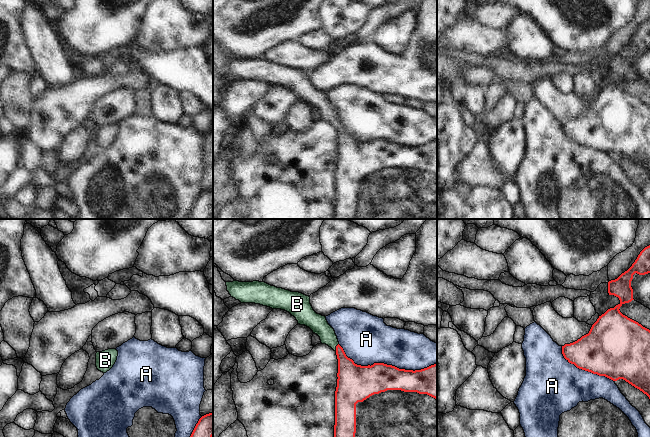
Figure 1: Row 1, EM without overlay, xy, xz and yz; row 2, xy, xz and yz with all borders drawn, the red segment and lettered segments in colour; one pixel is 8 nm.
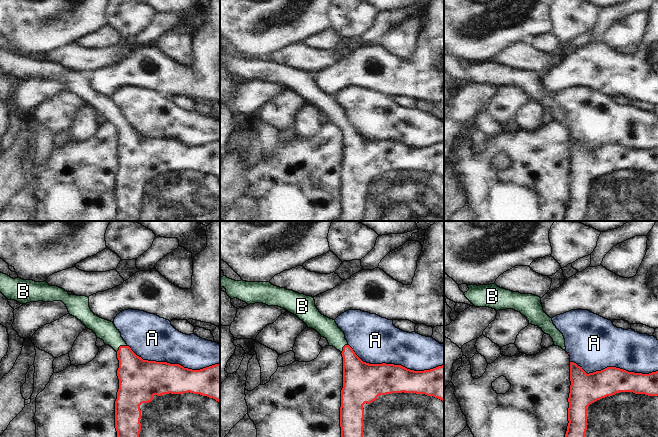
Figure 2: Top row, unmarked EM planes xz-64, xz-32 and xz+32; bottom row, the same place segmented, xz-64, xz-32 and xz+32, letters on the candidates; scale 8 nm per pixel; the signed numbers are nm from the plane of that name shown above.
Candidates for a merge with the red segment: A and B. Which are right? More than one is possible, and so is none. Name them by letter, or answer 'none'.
B

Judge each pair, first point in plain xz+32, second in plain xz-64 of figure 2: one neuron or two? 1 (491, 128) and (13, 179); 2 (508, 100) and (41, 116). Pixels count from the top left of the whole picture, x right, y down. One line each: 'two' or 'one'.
1: two
2: one

